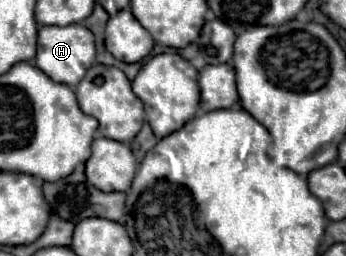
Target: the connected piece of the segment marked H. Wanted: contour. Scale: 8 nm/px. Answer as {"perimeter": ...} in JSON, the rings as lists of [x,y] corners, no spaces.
{"perimeter":[[[70,24],[70,26],[40,26],[38,28],[38,54],[36,54],[36,66],[46,72],[54,82],[62,82],[66,86],[76,86],[86,70],[94,64],[96,48],[94,48],[94,36],[86,26]]]}

